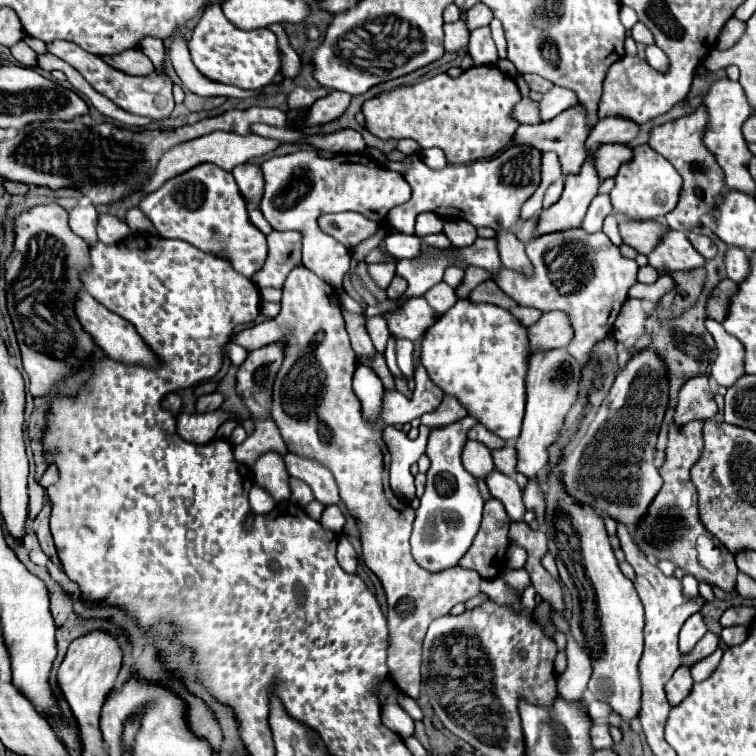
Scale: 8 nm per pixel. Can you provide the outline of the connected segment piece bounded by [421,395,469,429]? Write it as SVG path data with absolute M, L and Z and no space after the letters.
M445 397L441 401L441 405L435 409L435 415L423 415L421 423L429 429L437 429L437 427L445 427L451 425L455 421L467 417L467 409L465 409L455 397Z

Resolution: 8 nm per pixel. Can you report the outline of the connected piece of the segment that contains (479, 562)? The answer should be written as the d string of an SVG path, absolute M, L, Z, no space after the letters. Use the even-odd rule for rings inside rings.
M489 499L483 509L481 529L471 549L459 561L461 567L477 571L481 579L497 577L505 567L505 553L509 547L509 525L511 521L509 515L505 515L503 505L499 501Z

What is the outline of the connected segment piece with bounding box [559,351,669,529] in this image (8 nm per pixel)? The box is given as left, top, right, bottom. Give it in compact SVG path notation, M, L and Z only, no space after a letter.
M635 351L617 373L615 383L601 403L597 415L581 435L577 447L559 465L559 479L581 505L593 505L617 523L635 529L649 509L649 501L661 491L663 479L653 465L655 441L669 401L667 371L663 361L651 351Z

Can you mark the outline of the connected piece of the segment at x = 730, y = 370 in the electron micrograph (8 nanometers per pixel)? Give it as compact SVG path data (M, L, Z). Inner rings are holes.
M705 319L705 327L717 345L717 357L713 361L711 377L719 385L731 387L745 373L743 371L743 355L745 355L743 345L733 335L729 335L721 323L713 319Z

